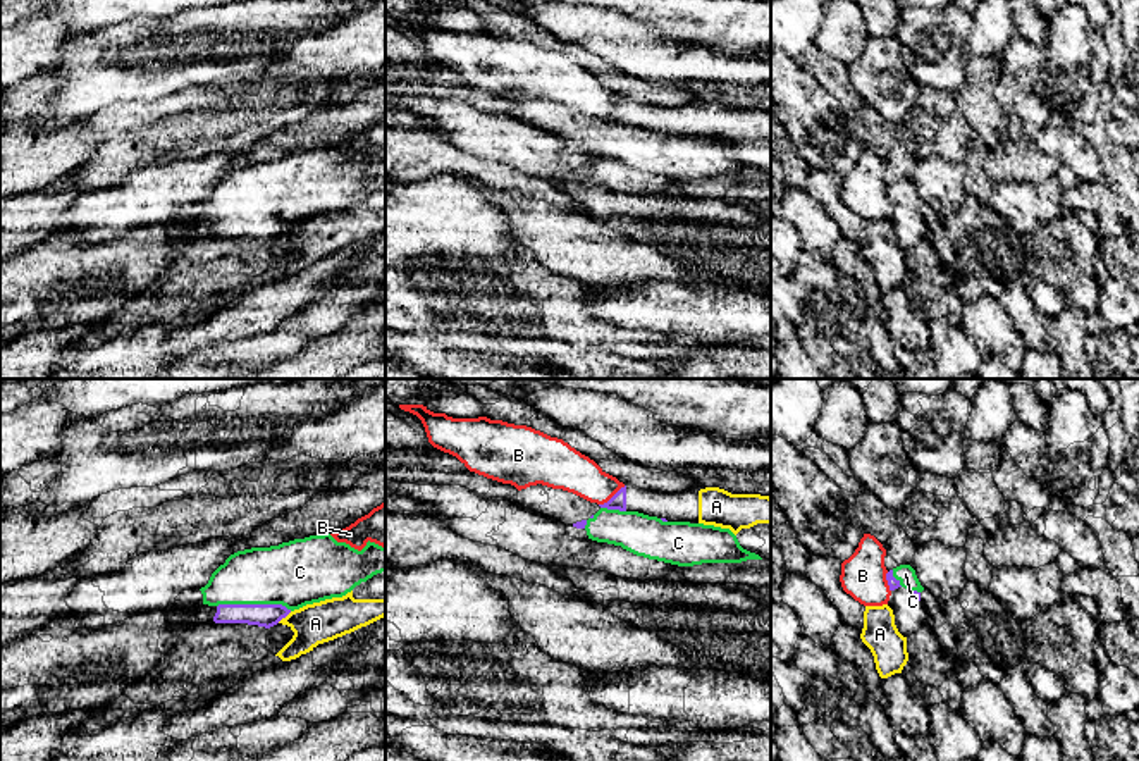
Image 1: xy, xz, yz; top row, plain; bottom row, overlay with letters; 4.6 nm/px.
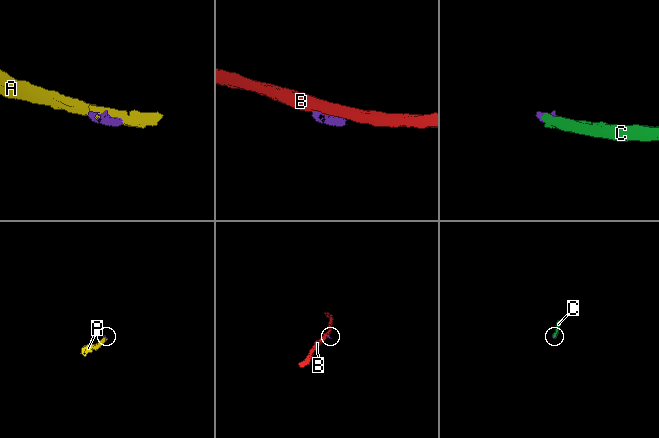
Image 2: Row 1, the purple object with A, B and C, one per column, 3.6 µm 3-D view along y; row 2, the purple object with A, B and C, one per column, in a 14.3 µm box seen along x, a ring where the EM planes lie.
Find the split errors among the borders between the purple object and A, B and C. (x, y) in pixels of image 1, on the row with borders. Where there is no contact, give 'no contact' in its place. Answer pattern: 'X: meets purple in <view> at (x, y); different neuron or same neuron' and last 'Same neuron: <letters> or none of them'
A: meets purple in xy at (284, 617); different neuron
B: meets purple in xz at (613, 496); different neuron
C: meets purple in xy at (255, 605); same neuron
Same neuron: C

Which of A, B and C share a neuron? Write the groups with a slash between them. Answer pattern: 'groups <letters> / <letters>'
groups A / B / C

